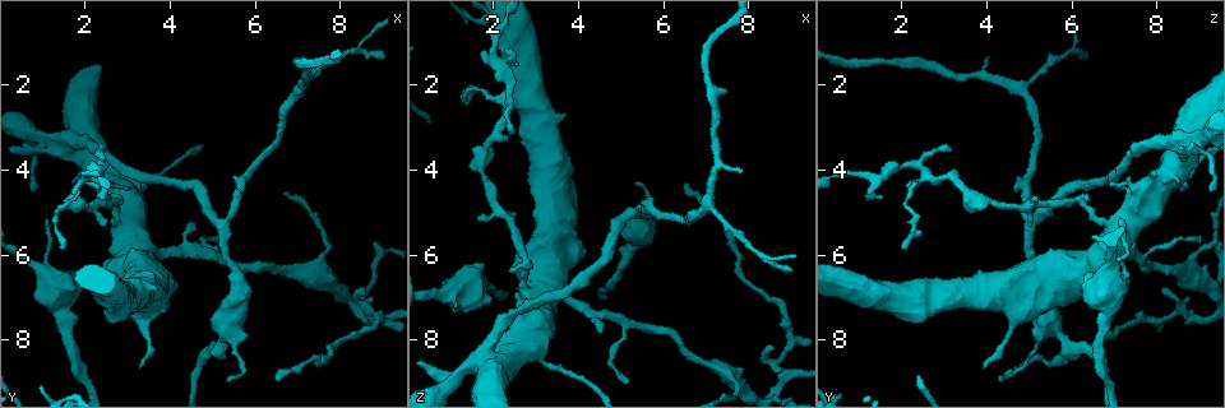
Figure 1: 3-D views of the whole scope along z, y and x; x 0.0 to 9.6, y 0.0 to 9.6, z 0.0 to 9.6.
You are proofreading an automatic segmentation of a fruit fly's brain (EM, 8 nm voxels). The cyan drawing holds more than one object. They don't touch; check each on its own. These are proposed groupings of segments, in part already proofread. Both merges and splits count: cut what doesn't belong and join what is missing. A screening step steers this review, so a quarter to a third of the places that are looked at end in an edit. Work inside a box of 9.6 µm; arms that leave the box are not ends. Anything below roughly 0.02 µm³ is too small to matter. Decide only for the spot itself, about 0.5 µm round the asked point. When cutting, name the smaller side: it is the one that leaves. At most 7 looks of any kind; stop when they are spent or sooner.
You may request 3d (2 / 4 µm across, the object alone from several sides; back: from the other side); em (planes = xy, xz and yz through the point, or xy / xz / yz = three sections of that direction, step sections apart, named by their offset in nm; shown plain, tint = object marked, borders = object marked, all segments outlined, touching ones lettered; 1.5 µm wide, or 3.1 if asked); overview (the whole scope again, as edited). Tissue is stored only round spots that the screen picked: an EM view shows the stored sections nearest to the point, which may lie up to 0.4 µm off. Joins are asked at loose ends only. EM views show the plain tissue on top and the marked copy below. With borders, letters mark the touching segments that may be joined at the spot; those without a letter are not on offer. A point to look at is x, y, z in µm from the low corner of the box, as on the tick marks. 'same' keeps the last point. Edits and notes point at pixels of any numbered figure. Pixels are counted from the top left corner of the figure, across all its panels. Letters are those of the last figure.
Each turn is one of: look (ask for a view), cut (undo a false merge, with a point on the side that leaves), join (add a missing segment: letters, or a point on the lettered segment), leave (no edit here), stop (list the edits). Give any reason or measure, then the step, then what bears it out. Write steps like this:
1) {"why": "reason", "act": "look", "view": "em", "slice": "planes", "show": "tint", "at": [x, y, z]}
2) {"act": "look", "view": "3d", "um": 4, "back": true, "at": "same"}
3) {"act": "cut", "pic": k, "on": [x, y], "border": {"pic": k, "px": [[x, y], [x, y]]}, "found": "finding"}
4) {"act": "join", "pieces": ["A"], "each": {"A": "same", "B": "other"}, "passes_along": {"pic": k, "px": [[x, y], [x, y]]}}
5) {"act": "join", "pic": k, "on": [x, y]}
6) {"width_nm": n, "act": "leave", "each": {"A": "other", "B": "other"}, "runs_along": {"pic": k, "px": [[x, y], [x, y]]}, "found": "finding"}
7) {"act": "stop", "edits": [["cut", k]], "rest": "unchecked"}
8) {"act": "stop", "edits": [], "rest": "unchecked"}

{"why": "thin end", "act": "look", "view": "em", "slice": "xy", "step": 8, "show": "borders", "at": [1.15, 5.10, 7.10]}

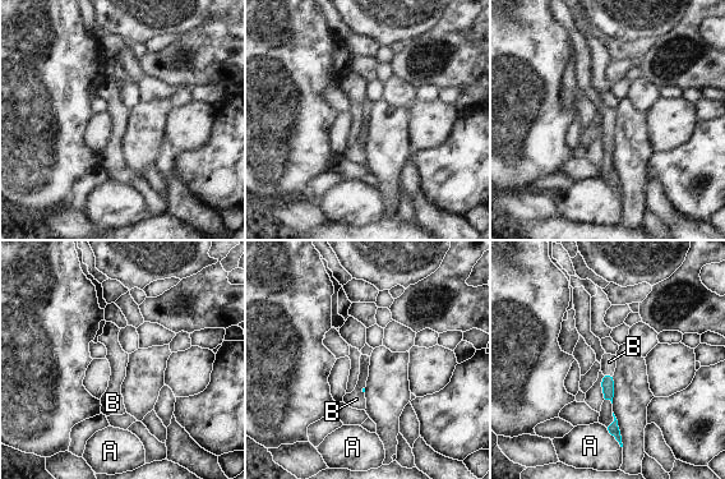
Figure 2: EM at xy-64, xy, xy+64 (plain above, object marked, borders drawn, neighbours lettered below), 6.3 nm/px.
{"act": "look", "view": "em", "slice": "planes", "show": "borders", "at": "same"}

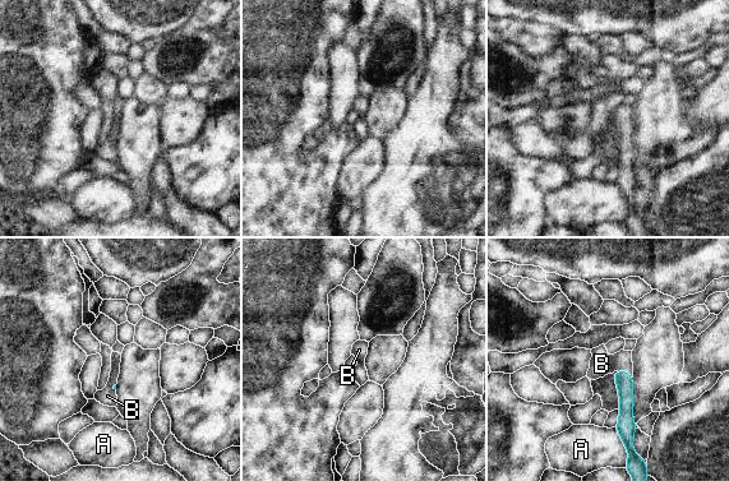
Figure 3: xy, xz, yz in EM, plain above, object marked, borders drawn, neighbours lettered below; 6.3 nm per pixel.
{"act": "join", "pieces": ["B"], "each": {"A": "other", "B": "same"}, "passes_along": {"pic": 3, "px": [[624, 383], [626, 371], [601, 364]]}, "found": "the cell continues"}

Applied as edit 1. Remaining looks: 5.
{"act": "look", "view": "overview"}

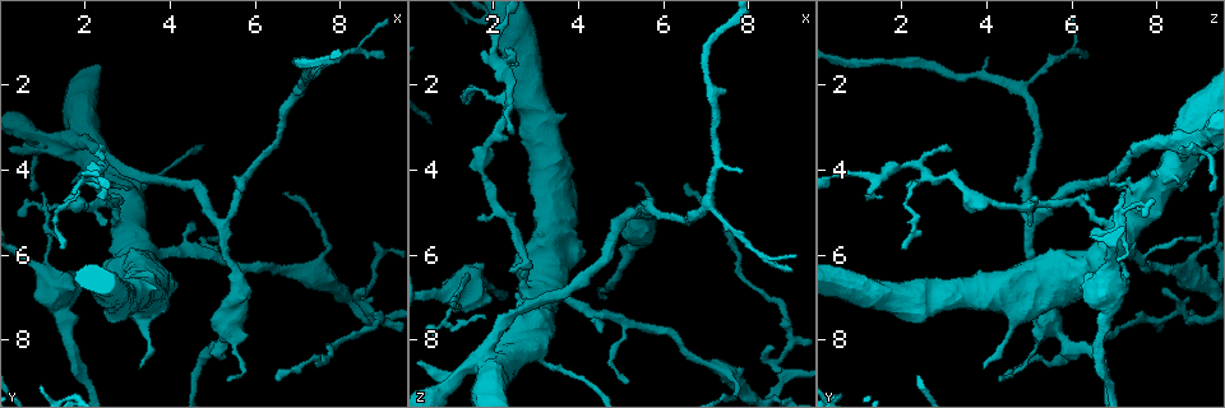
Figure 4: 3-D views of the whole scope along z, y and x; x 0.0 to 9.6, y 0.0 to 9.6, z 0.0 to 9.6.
{"why": "a narrow waist", "act": "look", "view": "em", "slice": "planes", "show": "tint", "at": [1.10, 3.30, 9.00]}

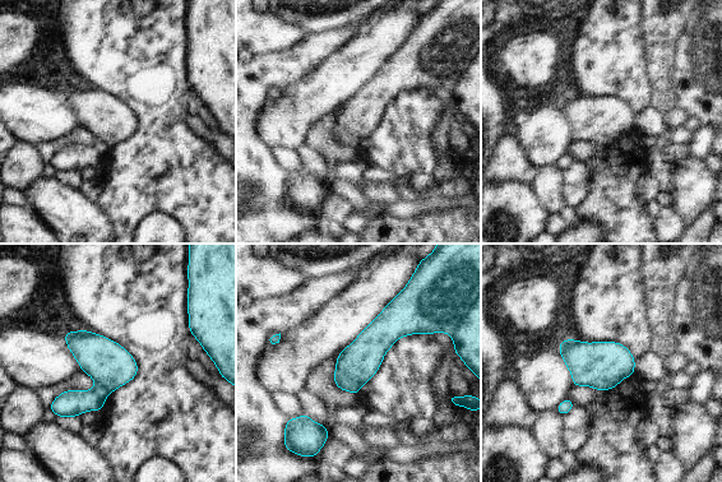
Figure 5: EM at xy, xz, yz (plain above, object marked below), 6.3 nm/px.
{"act": "look", "view": "em", "slice": "planes", "show": "borders", "at": "same"}

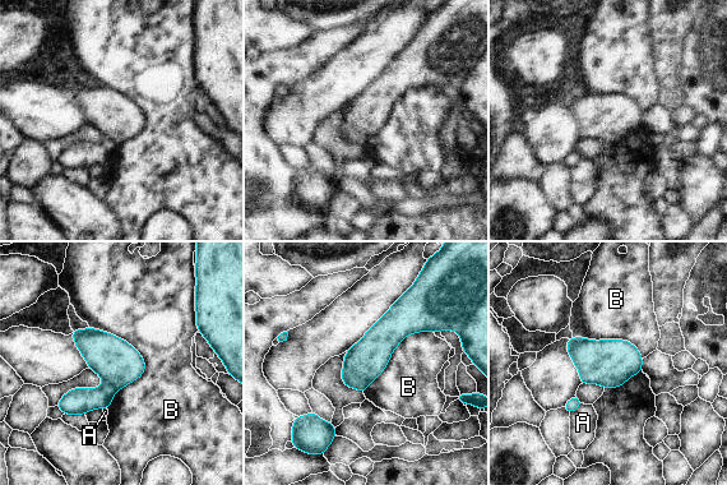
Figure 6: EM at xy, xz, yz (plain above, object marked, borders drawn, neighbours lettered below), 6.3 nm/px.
{"width_nm": 240, "act": "cut", "pic": 6, "on": [117, 363], "each": {"A": "other", "B": "other"}, "border": {"pic": 6, "px": [[105, 383], [109, 383], [116, 391]]}, "found": "a second cell is stuck on"}

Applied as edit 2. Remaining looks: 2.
{"act": "stop", "edits": [["join", 3], ["cut", 6]], "rest": "unchecked"}

